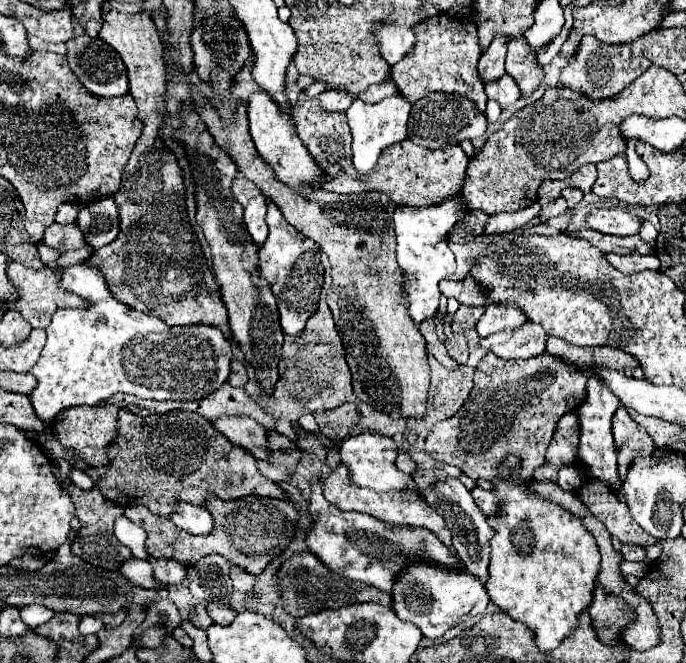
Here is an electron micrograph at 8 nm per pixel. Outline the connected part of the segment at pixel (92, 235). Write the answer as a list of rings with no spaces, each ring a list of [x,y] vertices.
[[[113,196],[99,198],[97,202],[79,208],[77,224],[83,230],[87,244],[101,248],[119,234],[119,206]]]

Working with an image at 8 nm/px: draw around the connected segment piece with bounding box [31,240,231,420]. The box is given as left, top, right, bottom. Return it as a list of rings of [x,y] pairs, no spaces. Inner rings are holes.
[[[45,240],[39,244],[39,256],[45,268],[53,272],[61,272],[61,286],[67,292],[77,294],[87,302],[87,308],[79,310],[57,310],[53,314],[53,320],[45,329],[47,342],[41,352],[41,358],[31,368],[31,374],[39,380],[37,388],[31,392],[31,402],[41,420],[53,418],[59,410],[71,408],[71,406],[97,406],[103,400],[109,400],[117,392],[127,392],[143,400],[201,400],[219,386],[223,386],[231,374],[231,344],[225,340],[219,328],[215,326],[167,326],[159,318],[141,314],[123,302],[119,302],[113,292],[109,290],[109,284],[105,276],[85,264],[73,264],[73,266],[61,266],[57,264],[61,250],[53,250],[51,246],[45,246]]]

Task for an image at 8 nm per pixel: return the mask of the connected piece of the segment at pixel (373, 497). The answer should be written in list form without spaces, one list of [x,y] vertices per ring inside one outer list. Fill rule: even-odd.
[[[339,464],[331,476],[325,480],[323,484],[323,494],[325,498],[337,506],[339,510],[353,510],[353,512],[363,512],[363,514],[371,514],[379,520],[385,520],[389,524],[407,524],[407,526],[425,526],[429,530],[433,530],[441,542],[445,542],[447,546],[451,546],[451,534],[443,522],[443,518],[415,492],[397,492],[397,494],[377,494],[375,490],[367,490],[367,488],[357,488],[349,482],[347,476],[347,468],[343,464]]]

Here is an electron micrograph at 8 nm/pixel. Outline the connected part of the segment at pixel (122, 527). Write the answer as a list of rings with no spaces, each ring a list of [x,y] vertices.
[[[119,516],[115,520],[115,536],[121,544],[130,548],[132,555],[136,558],[147,560],[149,554],[145,548],[147,534],[143,528],[133,524],[129,518]]]

